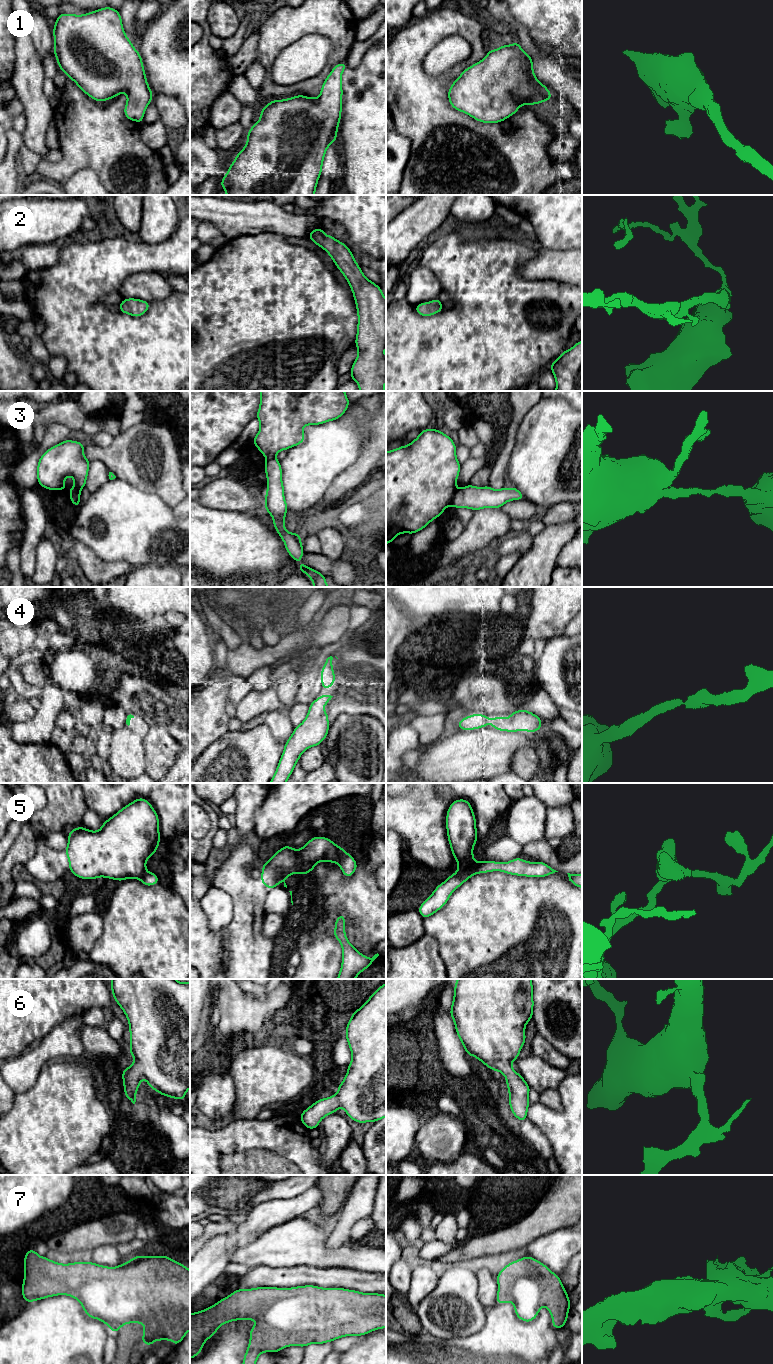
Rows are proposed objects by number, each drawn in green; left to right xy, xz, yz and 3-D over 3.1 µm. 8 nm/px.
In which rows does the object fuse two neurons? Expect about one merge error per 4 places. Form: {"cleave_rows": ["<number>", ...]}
{"cleave_rows": ["3", "5"]}

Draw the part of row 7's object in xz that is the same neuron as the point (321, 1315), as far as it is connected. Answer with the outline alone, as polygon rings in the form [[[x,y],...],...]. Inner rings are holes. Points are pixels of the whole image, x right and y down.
[[[306,1285],[292,1288],[257,1287],[237,1289],[211,1307],[196,1313],[190,1313],[190,1359],[202,1352],[204,1343],[214,1336],[218,1328],[235,1320],[258,1320],[250,1329],[250,1341],[243,1358],[243,1364],[256,1364],[261,1353],[276,1353],[287,1346],[306,1347],[309,1344],[332,1342],[344,1336],[366,1335],[374,1330],[386,1328],[386,1295],[379,1293],[361,1293],[345,1288],[321,1288]]]

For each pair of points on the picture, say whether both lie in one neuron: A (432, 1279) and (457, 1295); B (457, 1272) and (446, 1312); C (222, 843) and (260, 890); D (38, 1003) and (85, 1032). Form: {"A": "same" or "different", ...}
{"A": "different", "B": "same", "C": "different", "D": "different"}

